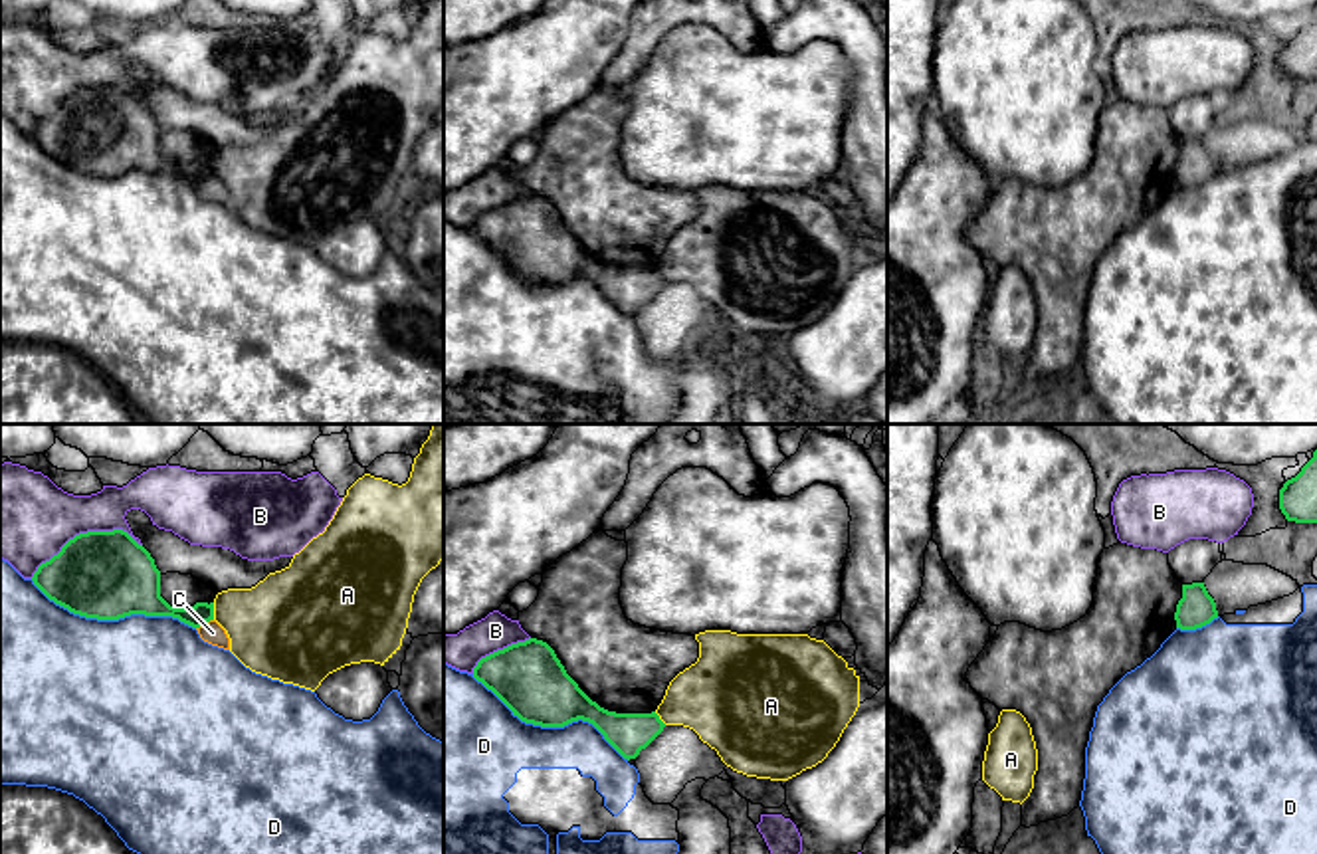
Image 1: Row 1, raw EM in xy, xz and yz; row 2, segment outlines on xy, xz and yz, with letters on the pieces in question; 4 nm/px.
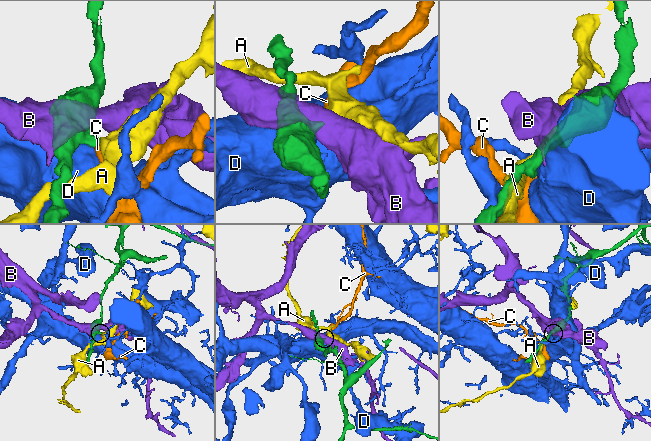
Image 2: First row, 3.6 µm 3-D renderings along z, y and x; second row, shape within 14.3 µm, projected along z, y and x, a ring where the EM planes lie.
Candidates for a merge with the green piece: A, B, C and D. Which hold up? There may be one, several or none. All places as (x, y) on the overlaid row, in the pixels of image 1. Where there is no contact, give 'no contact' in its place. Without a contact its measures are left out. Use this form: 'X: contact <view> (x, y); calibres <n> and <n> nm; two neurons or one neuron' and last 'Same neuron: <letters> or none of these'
A: contact xy (212, 611); calibres 100 and 360 nm; two neurons
B: contact xy (84, 533); calibres 360 and 380 nm; two neurons
C: contact xy (204, 623); calibres 120 and 90 nm; two neurons
D: contact xy (113, 619); calibres 360 and 500 nm; two neurons
Same neuron: none of these

